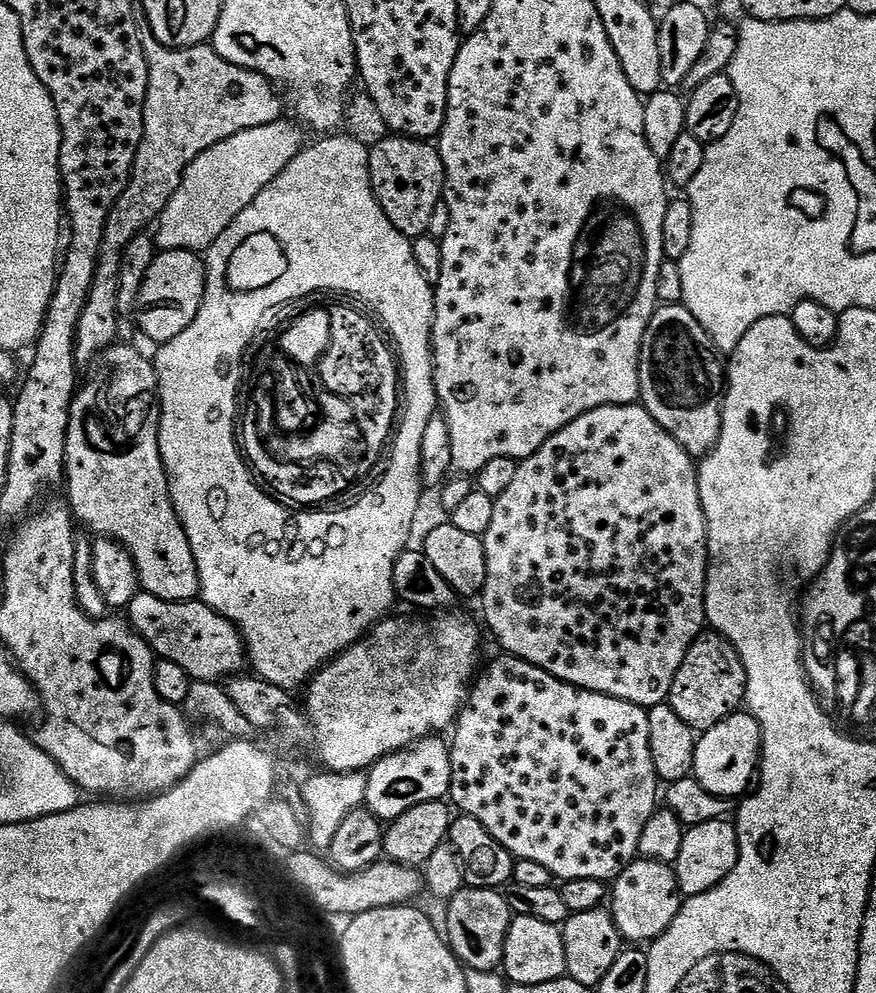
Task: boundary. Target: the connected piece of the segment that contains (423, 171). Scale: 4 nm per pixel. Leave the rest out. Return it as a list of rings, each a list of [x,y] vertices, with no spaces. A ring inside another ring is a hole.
[[[399,134],[385,135],[385,140],[380,140],[371,145],[368,154],[368,165],[370,166],[370,182],[386,218],[394,222],[403,236],[415,238],[427,233],[430,226],[430,218],[434,218],[434,210],[442,202],[444,194],[444,163],[440,157],[439,147],[427,140],[412,140],[409,136]]]

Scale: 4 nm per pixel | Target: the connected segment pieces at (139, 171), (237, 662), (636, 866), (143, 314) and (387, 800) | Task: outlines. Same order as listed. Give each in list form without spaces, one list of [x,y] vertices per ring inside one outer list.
[[[148,38],[144,40],[144,56],[148,60],[144,133],[126,190],[122,190],[118,202],[114,202],[110,210],[110,218],[106,218],[94,280],[82,318],[78,318],[76,359],[80,362],[95,361],[117,339],[116,299],[122,254],[136,236],[159,221],[170,198],[174,198],[174,190],[178,190],[190,162],[194,162],[198,154],[210,150],[210,146],[242,130],[266,126],[281,119],[283,112],[280,111],[286,108],[277,85],[261,72],[250,72],[247,68],[226,62],[226,58],[212,49],[211,43],[195,44],[192,48],[168,48]]]
[[[141,590],[129,602],[126,619],[159,659],[178,662],[193,681],[220,682],[246,664],[246,649],[236,625],[199,599],[169,602]]]
[[[643,858],[633,860],[632,863],[626,866],[626,870],[622,870],[622,874],[616,877],[610,888],[610,911],[612,917],[618,926],[621,937],[632,946],[644,946],[659,938],[670,926],[670,922],[674,922],[674,918],[680,912],[681,903],[682,893],[678,886],[676,869],[671,863],[662,861]]]
[[[174,250],[161,251],[156,255],[150,270],[146,270],[134,309],[141,334],[153,340],[153,345],[170,343],[178,338],[178,334],[182,334],[182,330],[186,330],[186,326],[190,326],[190,322],[194,322],[194,318],[198,318],[206,286],[205,267],[205,261],[195,252]]]
[[[433,734],[400,752],[384,756],[367,769],[364,804],[382,822],[397,820],[422,802],[444,800],[452,790],[452,754],[447,743]]]

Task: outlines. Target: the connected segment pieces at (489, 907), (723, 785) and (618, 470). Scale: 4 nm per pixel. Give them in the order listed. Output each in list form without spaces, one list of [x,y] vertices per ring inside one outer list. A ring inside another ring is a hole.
[[[464,887],[461,892],[454,894],[454,898],[450,901],[447,901],[446,908],[448,908],[448,932],[446,928],[446,939],[448,941],[448,947],[452,949],[452,953],[460,959],[461,964],[464,965],[465,969],[474,971],[474,972],[495,972],[497,969],[503,965],[504,962],[504,947],[506,946],[506,934],[510,930],[512,921],[514,919],[514,913],[512,908],[508,904],[507,895],[503,891],[494,889],[494,888],[469,888]]]
[[[737,710],[722,722],[707,729],[697,739],[692,771],[696,781],[702,786],[706,786],[706,790],[710,790],[710,794],[740,798],[749,791],[748,783],[751,780],[753,783],[761,759],[762,733],[758,722],[751,712]]]
[[[639,403],[607,404],[601,408],[590,410],[586,414],[579,416],[574,422],[570,422],[558,434],[554,434],[550,437],[533,456],[528,457],[527,460],[519,461],[519,466],[518,474],[514,474],[514,483],[507,488],[506,494],[502,494],[495,500],[494,518],[490,521],[490,530],[486,530],[486,534],[482,538],[484,541],[484,549],[486,550],[486,586],[482,593],[485,620],[483,620],[483,623],[486,625],[486,628],[486,623],[488,623],[489,630],[496,635],[497,642],[504,647],[501,649],[503,649],[507,655],[517,656],[520,660],[530,662],[534,666],[546,670],[551,676],[557,676],[559,680],[573,684],[575,688],[585,688],[591,692],[601,692],[607,696],[613,696],[619,700],[637,704],[639,708],[645,710],[665,703],[670,694],[670,690],[674,686],[674,678],[678,674],[678,670],[682,666],[682,662],[686,658],[690,646],[701,636],[706,628],[704,587],[708,581],[708,523],[704,517],[704,511],[702,510],[702,502],[700,501],[700,477],[693,457],[688,455],[688,451],[684,449],[670,433],[662,426],[658,426],[658,422],[654,422],[654,418]]]

